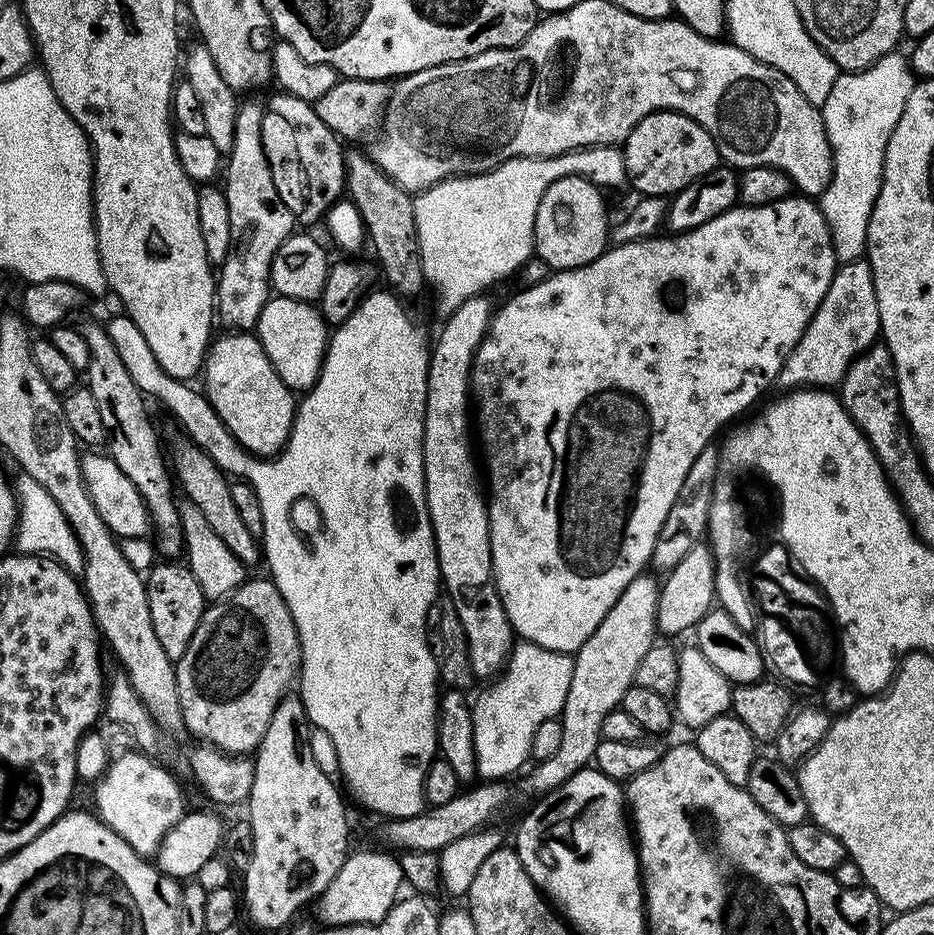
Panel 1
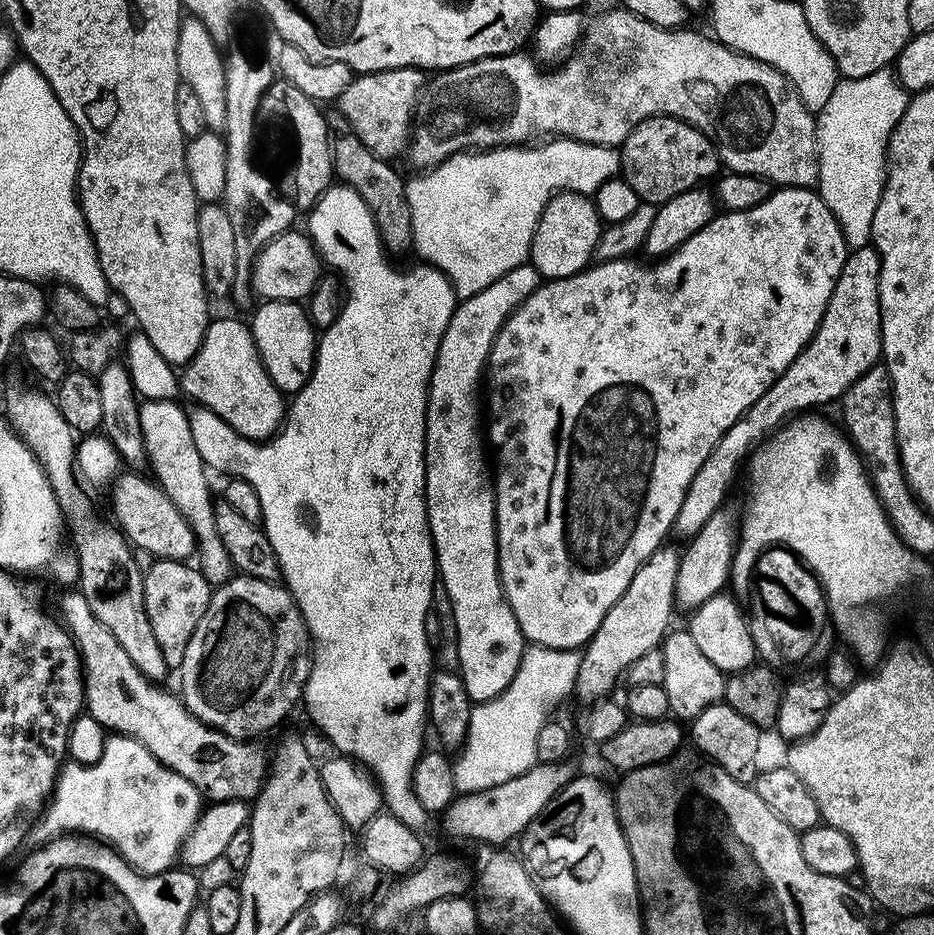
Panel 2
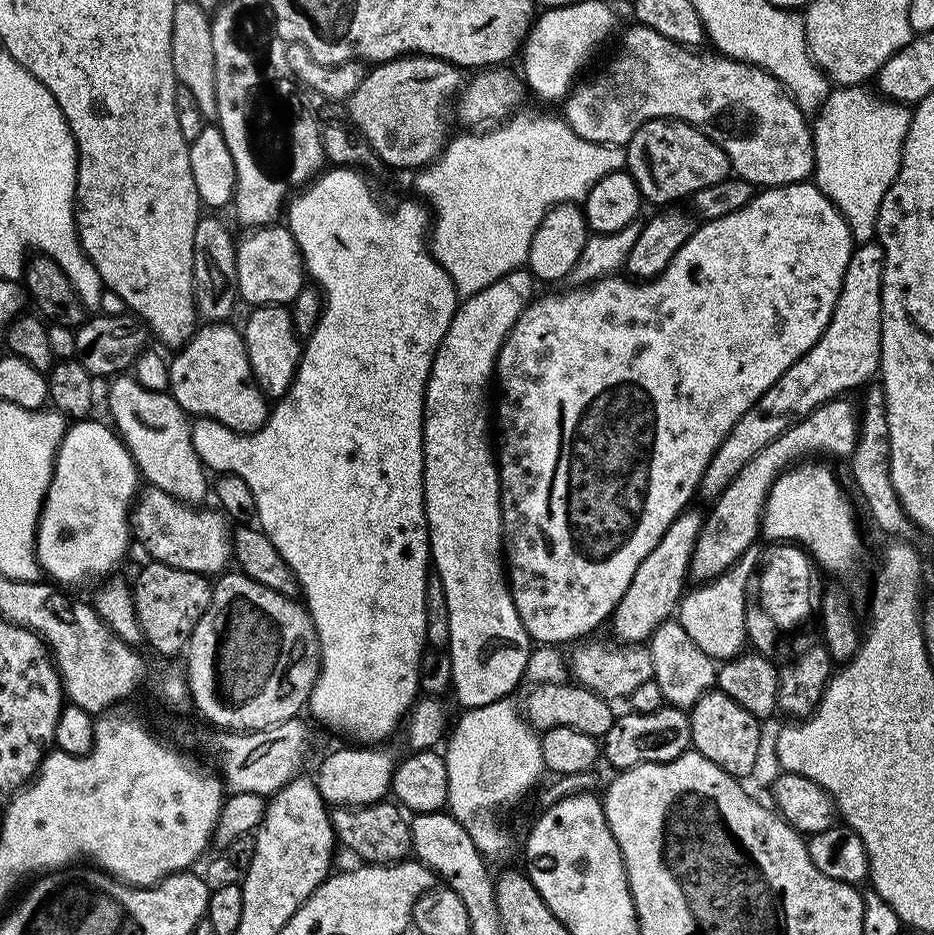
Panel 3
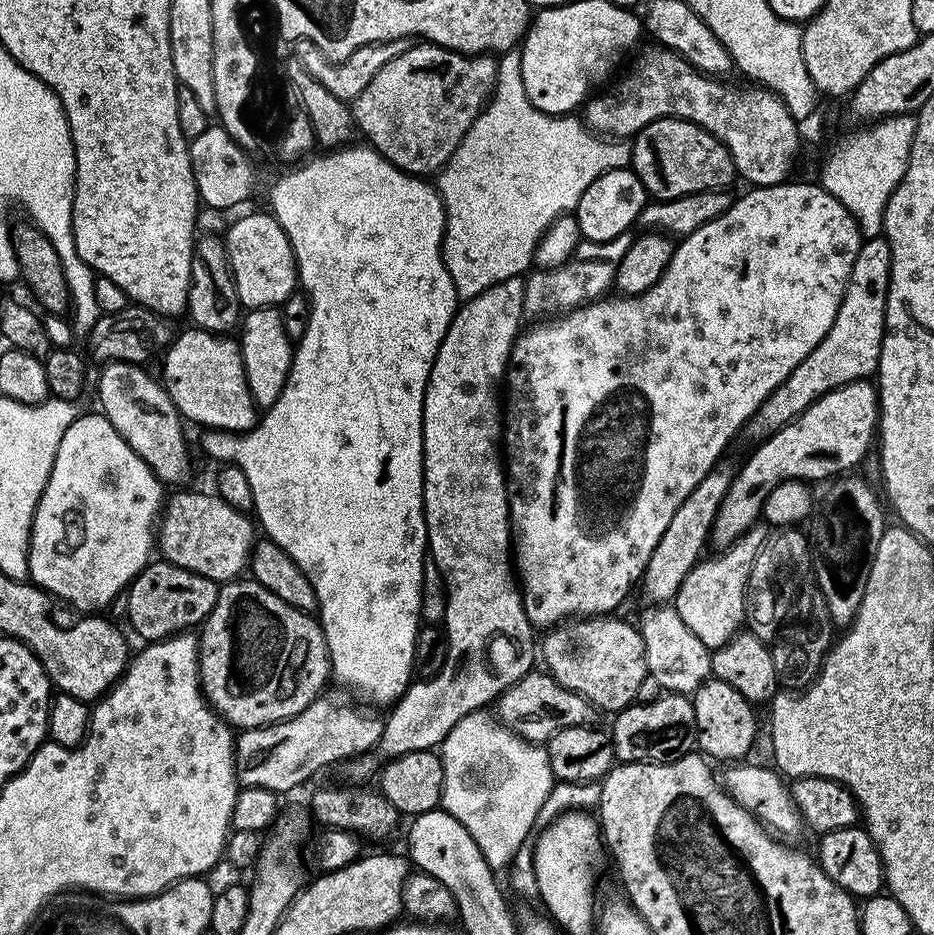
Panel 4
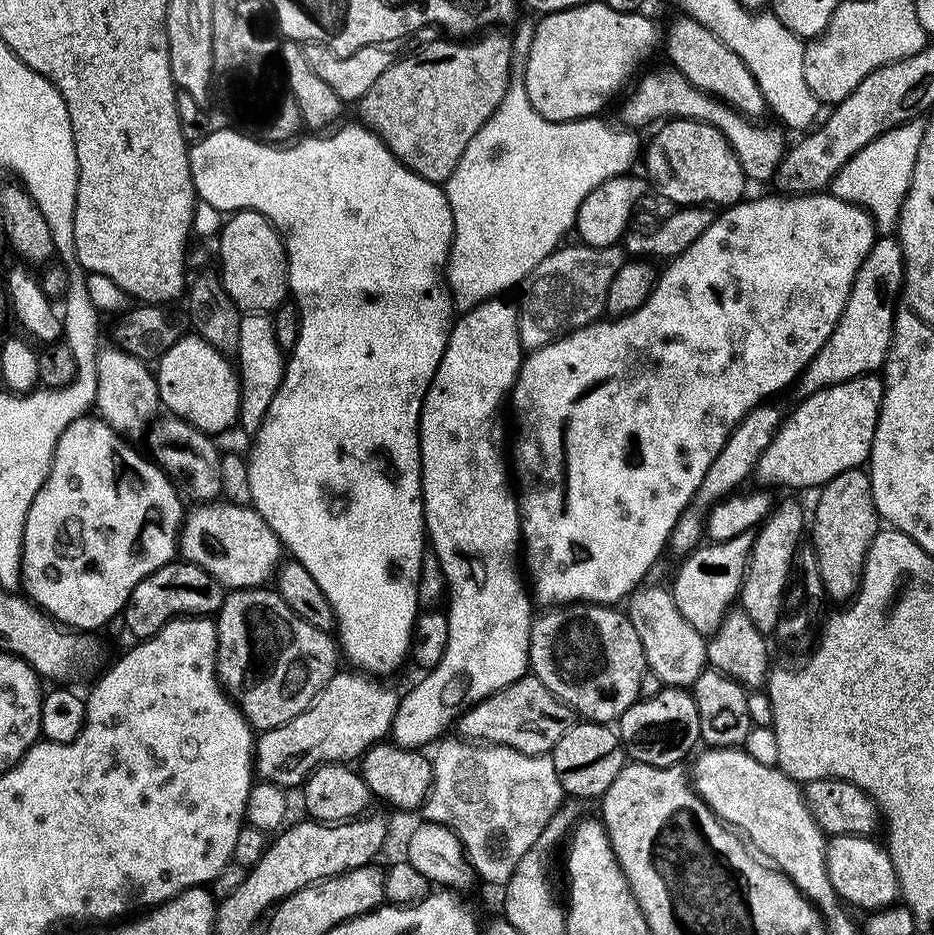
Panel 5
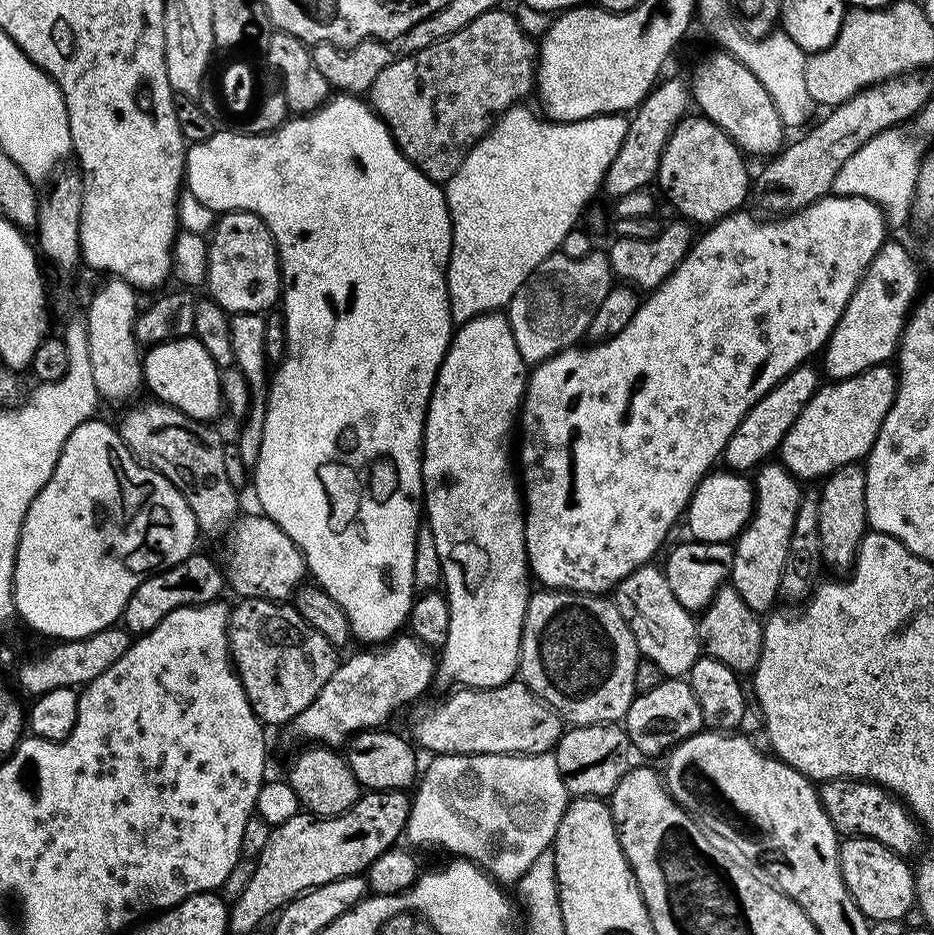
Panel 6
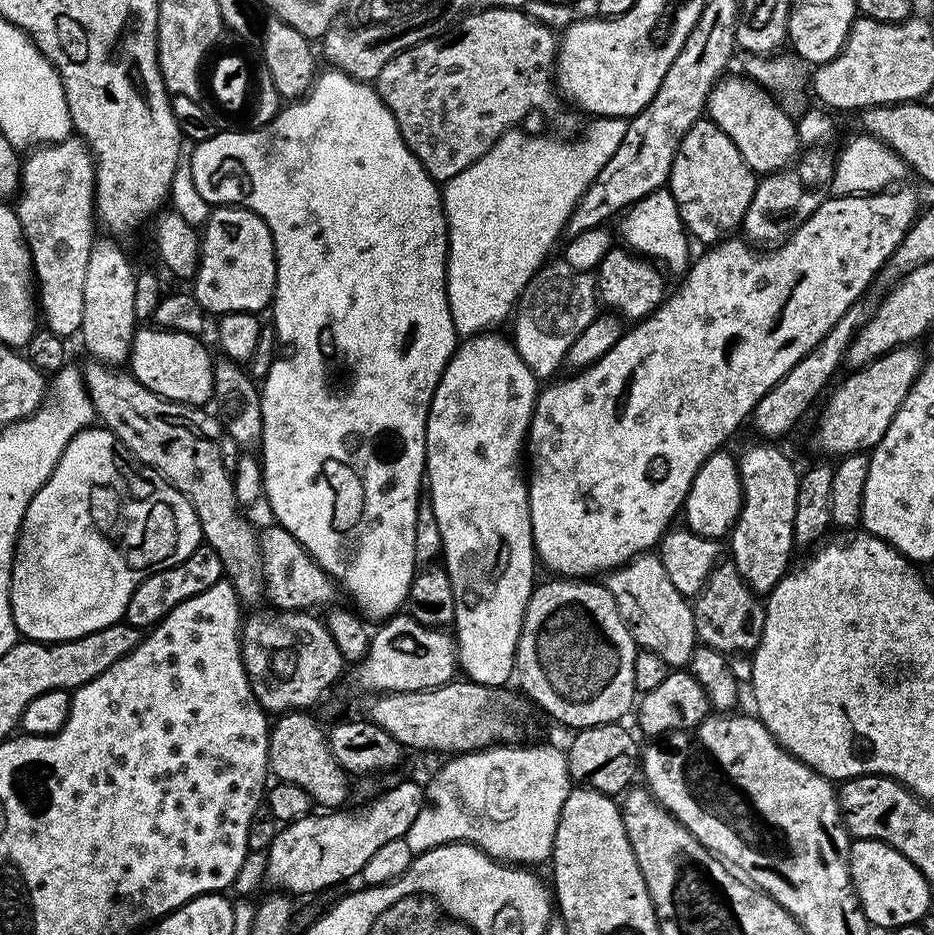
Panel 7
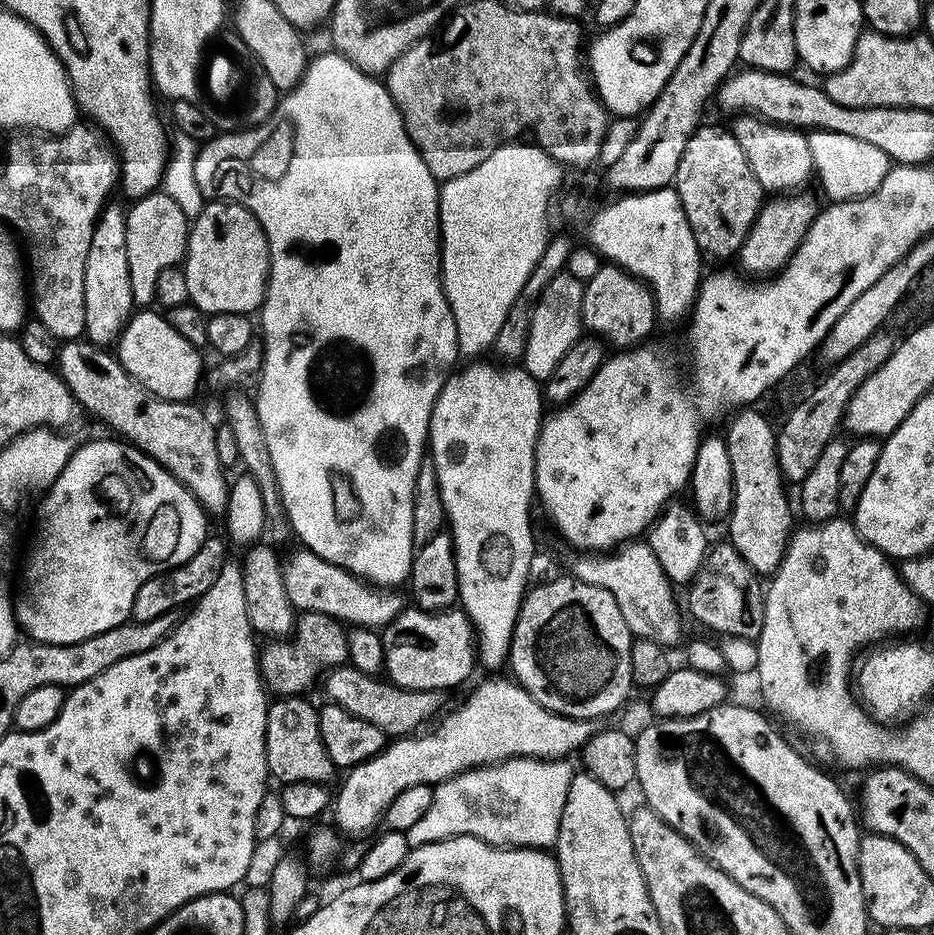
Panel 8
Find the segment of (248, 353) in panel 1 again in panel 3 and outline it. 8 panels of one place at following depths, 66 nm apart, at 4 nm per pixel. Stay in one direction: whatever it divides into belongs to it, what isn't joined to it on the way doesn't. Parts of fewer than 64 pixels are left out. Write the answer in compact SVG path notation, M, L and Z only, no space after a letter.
M204 322L171 357L167 391L192 418L207 418L233 432L255 432L268 419L269 401L252 378L243 335L228 322Z

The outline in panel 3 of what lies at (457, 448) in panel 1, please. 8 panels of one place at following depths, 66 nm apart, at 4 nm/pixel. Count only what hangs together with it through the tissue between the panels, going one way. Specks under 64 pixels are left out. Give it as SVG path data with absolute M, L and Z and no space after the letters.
M521 266L475 289L476 292L468 301L461 303L456 309L454 318L442 338L442 342L436 351L436 357L432 363L432 373L428 375L428 389L424 391L424 517L428 520L428 546L430 560L434 565L434 572L440 576L441 585L444 587L446 606L449 607L449 638L446 645L447 659L452 663L451 691L456 692L456 700L461 704L461 709L481 708L495 700L503 700L511 697L512 691L520 684L520 679L525 679L528 670L528 660L532 657L534 641L529 636L522 618L514 604L512 589L506 575L506 537L504 535L504 518L500 511L500 474L497 461L494 459L494 448L488 445L488 408L484 405L484 399L488 396L488 379L493 379L496 370L496 359L500 353L500 347L508 338L516 321L525 315L526 309L533 303L532 284L534 277L527 267Z

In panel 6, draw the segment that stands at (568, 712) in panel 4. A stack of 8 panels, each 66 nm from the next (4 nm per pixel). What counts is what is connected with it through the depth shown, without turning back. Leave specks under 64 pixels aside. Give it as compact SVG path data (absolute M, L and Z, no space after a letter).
M513 678L497 688L457 687L440 705L432 704L413 718L411 739L440 758L486 754L539 757L551 753L565 731L559 714Z

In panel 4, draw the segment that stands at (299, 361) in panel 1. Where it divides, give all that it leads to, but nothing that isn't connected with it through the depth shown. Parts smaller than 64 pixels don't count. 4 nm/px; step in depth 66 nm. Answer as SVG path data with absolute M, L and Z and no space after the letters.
M276 306L251 309L243 317L239 332L238 343L244 359L244 373L251 403L257 409L260 407L260 410L267 410L282 394L284 384L288 380L288 372L292 368L294 355L294 344L289 340L284 329L284 317L281 309Z

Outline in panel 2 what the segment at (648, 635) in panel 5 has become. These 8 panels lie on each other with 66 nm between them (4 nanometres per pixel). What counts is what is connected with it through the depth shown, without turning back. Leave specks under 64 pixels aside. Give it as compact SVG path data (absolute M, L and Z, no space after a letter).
M687 630L669 631L660 653L664 663L663 686L666 698L670 701L670 713L677 721L691 722L698 714L702 714L702 710L706 710L706 706L723 701L725 673L720 672L718 666L714 666L714 662L706 658L706 654L702 654L702 650L694 643L694 638L690 638Z

